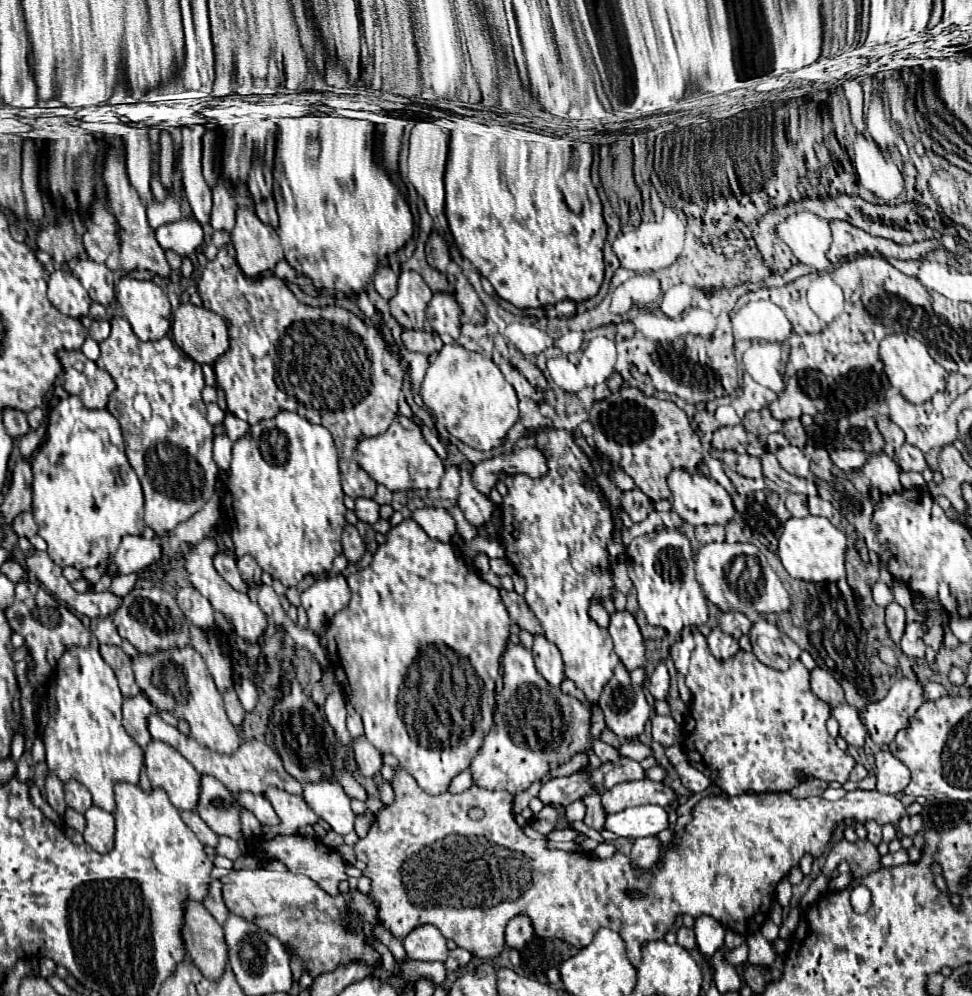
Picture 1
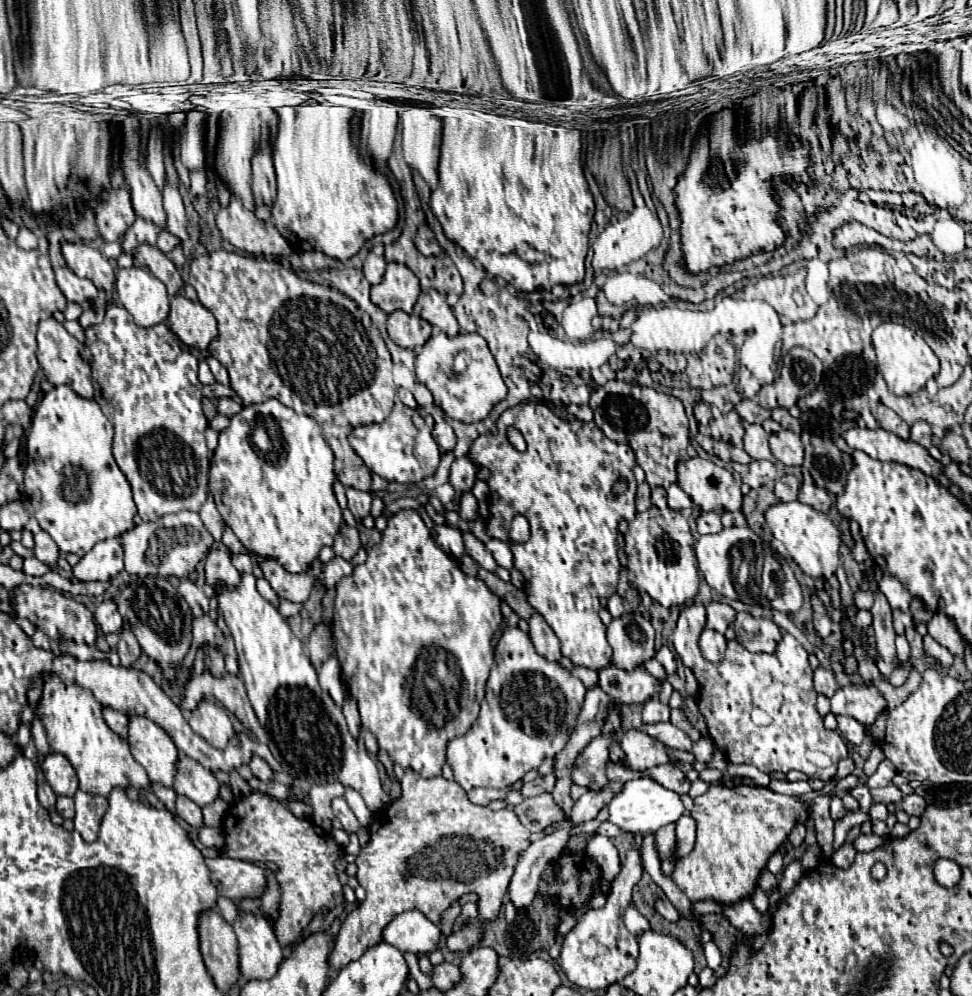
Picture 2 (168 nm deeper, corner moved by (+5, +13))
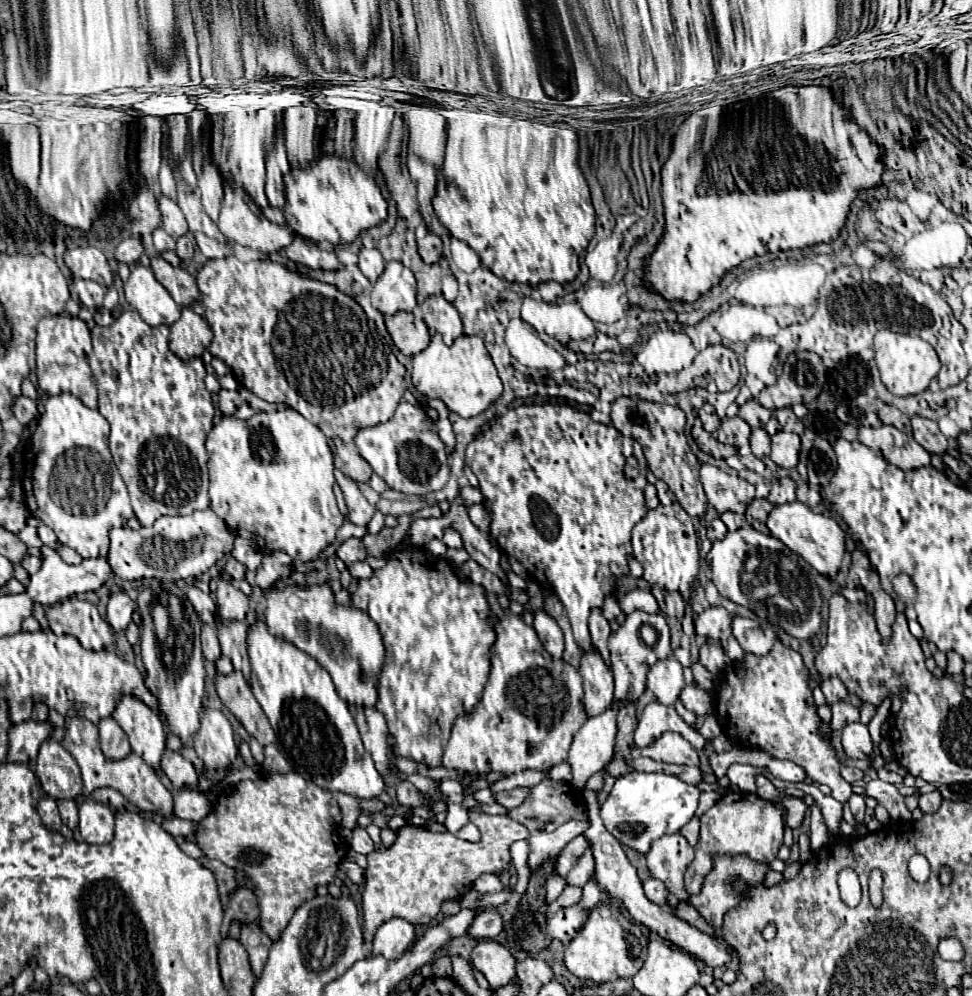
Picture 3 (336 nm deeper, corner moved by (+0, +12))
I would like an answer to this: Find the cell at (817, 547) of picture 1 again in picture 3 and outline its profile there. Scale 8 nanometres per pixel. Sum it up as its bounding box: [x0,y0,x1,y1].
[767,502,845,580]

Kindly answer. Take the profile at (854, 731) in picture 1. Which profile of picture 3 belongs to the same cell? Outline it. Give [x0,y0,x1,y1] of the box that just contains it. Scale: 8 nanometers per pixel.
[843,722,873,758]

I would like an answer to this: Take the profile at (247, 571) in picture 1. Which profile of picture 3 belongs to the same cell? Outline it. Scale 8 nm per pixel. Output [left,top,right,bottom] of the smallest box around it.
[225,558,245,580]

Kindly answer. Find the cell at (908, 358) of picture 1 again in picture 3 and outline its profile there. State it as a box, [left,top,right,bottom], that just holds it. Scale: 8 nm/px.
[873,330,941,396]

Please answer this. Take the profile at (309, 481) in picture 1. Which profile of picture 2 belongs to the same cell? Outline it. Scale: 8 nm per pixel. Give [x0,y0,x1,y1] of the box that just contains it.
[210,399,342,573]

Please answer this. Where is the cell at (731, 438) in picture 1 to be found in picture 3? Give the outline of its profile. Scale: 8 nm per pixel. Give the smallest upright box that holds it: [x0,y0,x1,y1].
[718,416,751,457]

